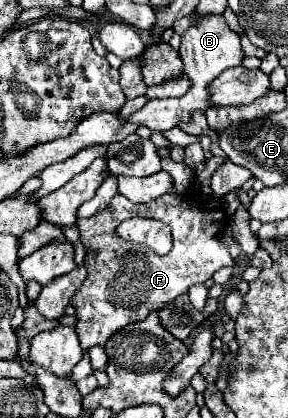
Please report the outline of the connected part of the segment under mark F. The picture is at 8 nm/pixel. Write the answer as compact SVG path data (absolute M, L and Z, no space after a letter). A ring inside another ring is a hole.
M225 162L211 176L211 196L203 196L197 190L179 194L175 188L171 188L169 194L163 194L153 202L133 204L125 196L117 194L105 210L93 214L91 218L77 220L81 242L87 246L87 278L73 294L71 304L77 318L75 332L83 352L89 352L93 346L103 346L127 324L143 322L151 312L171 304L177 296L185 294L191 284L203 284L209 280L215 270L223 266L235 266L227 246L221 242L221 232L227 224L221 198L231 190L241 188L249 178L249 170ZM133 216L161 220L171 226L173 248L167 256L153 254L149 246L133 246L133 242L117 238L115 228Z

